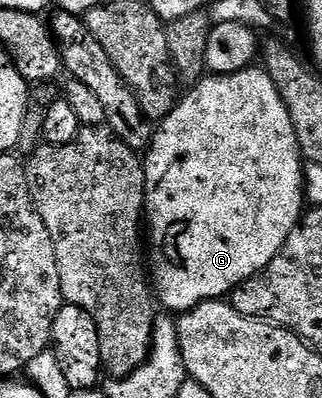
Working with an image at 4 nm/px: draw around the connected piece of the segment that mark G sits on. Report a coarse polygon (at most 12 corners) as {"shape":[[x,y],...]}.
{"shape":[[265,69],[201,79],[145,151],[152,290],[225,299],[304,213]]}

